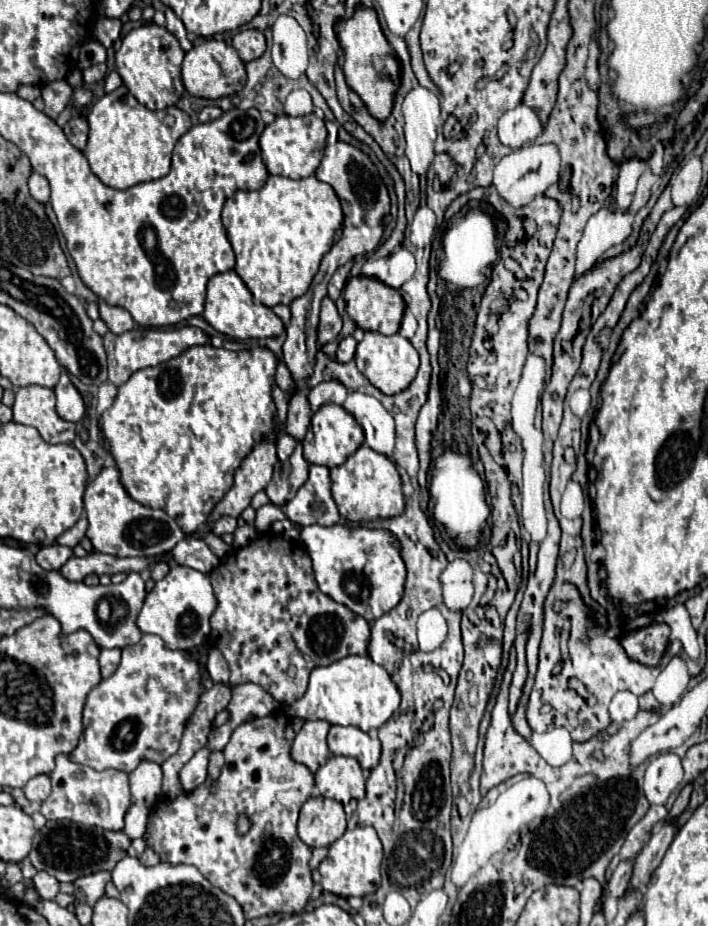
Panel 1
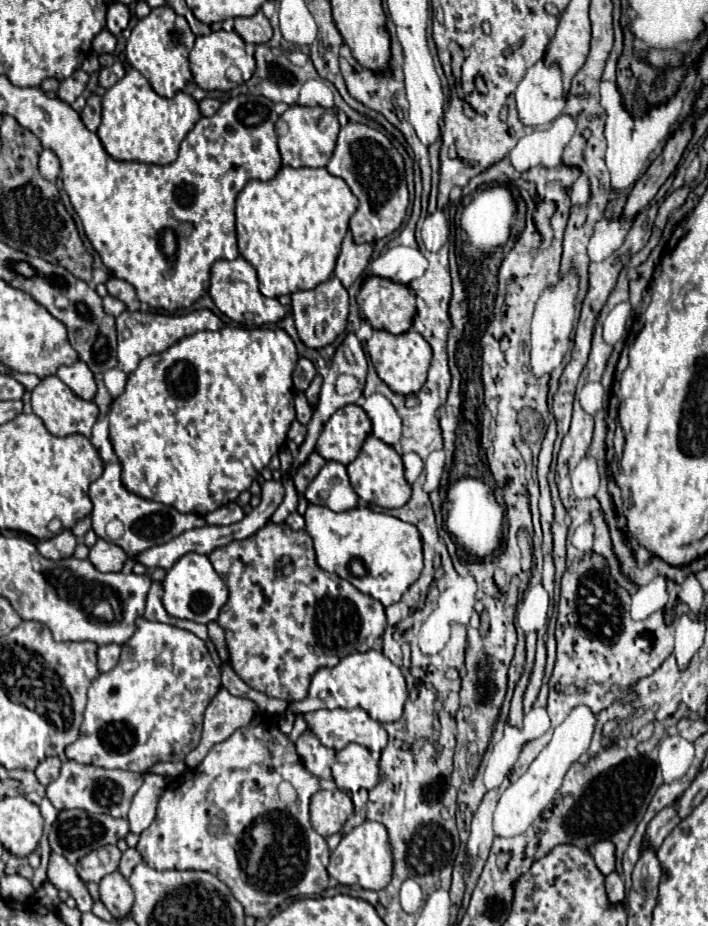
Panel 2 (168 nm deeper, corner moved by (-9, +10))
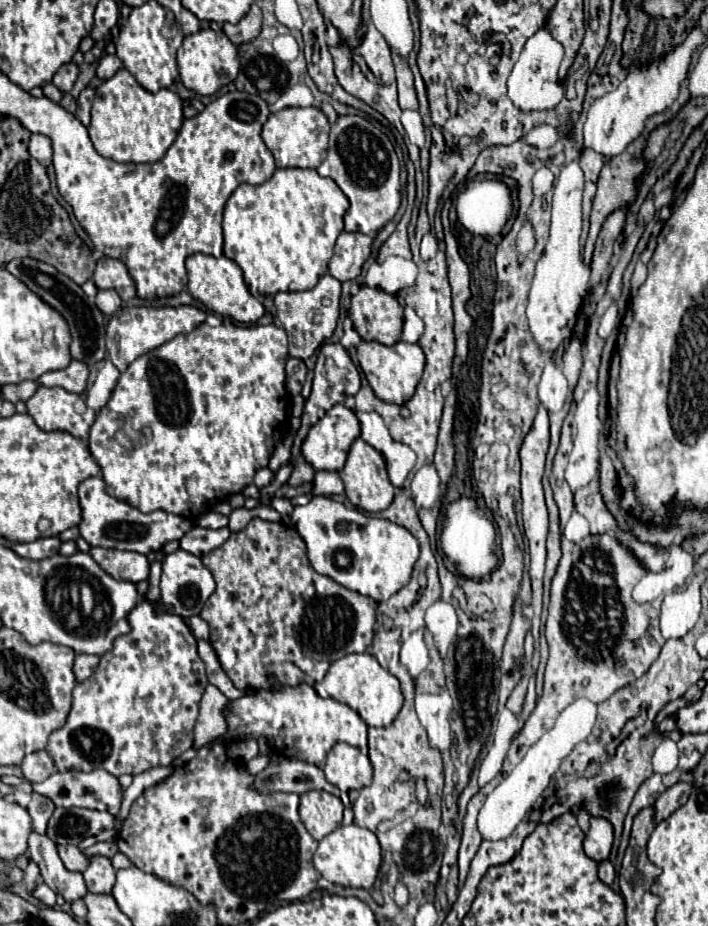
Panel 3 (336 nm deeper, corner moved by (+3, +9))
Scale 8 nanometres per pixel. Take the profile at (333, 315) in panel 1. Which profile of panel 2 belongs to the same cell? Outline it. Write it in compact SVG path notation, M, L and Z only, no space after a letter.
M330 278L322 282L320 286L316 286L314 290L294 292L292 294L292 316L294 316L294 326L298 330L298 336L308 348L330 346L346 330L348 292L340 284L338 278Z

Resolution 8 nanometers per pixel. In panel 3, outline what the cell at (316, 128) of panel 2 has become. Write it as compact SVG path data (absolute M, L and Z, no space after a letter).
M290 107L290 109L282 109L278 113L272 113L268 117L266 125L262 127L262 139L264 139L266 147L272 151L274 159L276 159L276 167L312 167L312 169L316 169L326 157L328 131L330 131L328 119L320 109Z

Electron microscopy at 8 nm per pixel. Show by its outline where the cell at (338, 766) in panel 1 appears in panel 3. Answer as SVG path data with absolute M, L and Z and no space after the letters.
M336 743L328 753L324 775L328 783L348 793L350 789L362 789L372 783L372 765L360 749L348 743Z

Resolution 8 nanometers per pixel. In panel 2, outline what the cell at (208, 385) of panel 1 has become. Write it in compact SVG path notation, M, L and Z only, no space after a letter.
M229 324L210 332L202 330L192 336L186 336L184 340L178 340L172 348L148 356L140 362L136 372L128 376L124 394L120 394L108 412L108 422L110 422L110 444L114 448L114 454L120 460L122 466L122 484L128 488L128 492L146 498L146 500L156 500L168 506L174 506L178 512L192 512L198 516L206 516L208 512L214 512L216 508L232 502L238 498L240 492L248 490L252 480L268 466L270 458L278 454L278 450L286 442L286 434L290 430L290 424L296 420L294 412L294 384L292 384L292 372L298 362L298 352L294 346L294 340L282 330L282 328L246 327L244 325Z

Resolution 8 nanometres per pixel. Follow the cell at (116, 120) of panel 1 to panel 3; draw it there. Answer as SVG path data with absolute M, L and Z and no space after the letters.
M120 69L114 77L106 79L96 89L96 99L92 103L92 123L88 127L88 133L94 149L108 159L126 163L156 163L174 143L182 121L182 99L176 93L160 89L154 95L146 91L132 73Z

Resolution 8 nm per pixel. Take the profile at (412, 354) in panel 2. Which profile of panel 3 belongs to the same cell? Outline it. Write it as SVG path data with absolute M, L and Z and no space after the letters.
M362 341L356 351L358 351L358 363L376 397L396 405L402 405L404 401L408 401L408 397L412 397L424 369L424 351L420 345L398 341L388 347L378 341Z

